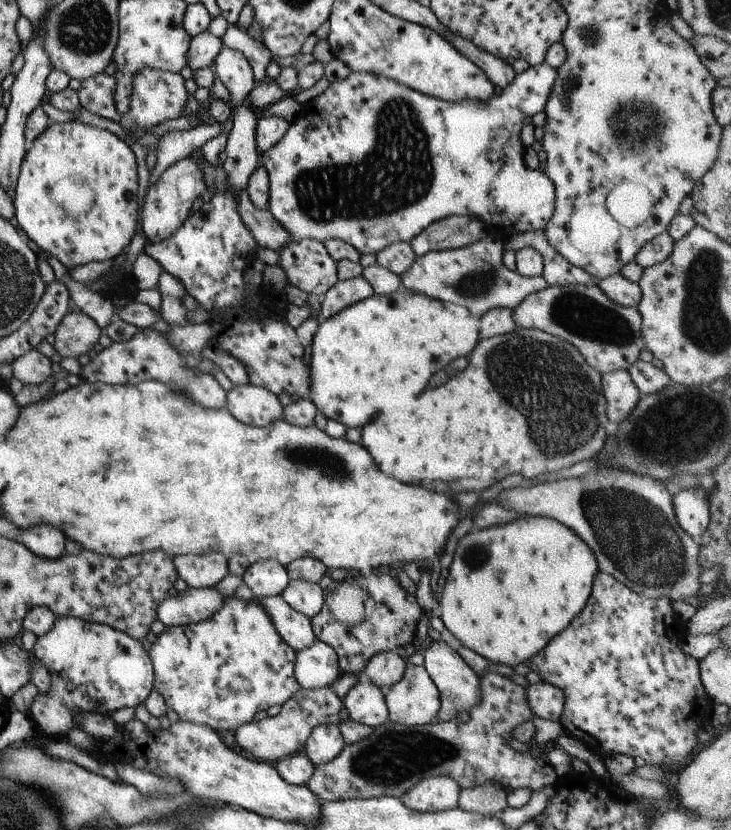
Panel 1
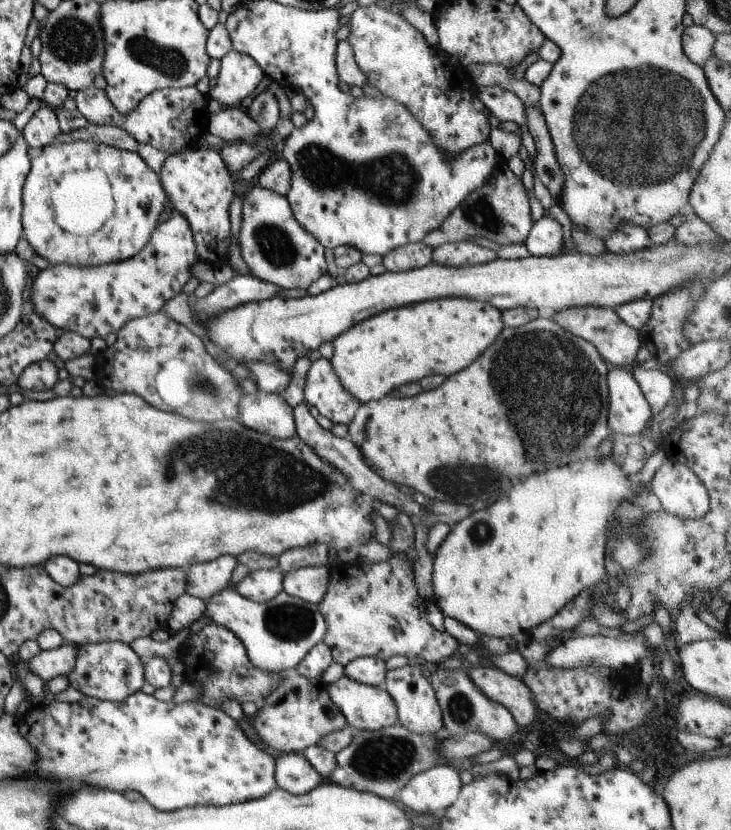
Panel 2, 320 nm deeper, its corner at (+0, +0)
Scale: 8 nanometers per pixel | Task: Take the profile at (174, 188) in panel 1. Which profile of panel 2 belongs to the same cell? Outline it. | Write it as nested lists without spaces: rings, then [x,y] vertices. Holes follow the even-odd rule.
[[[167,204],[172,210],[171,217],[155,225],[147,244],[131,258],[116,263],[94,267],[74,267],[71,265],[47,265],[33,271],[30,282],[32,312],[48,322],[53,328],[69,331],[87,340],[104,339],[109,333],[115,334],[127,321],[161,311],[163,304],[181,292],[189,280],[189,268],[198,262],[194,238],[185,217]]]

